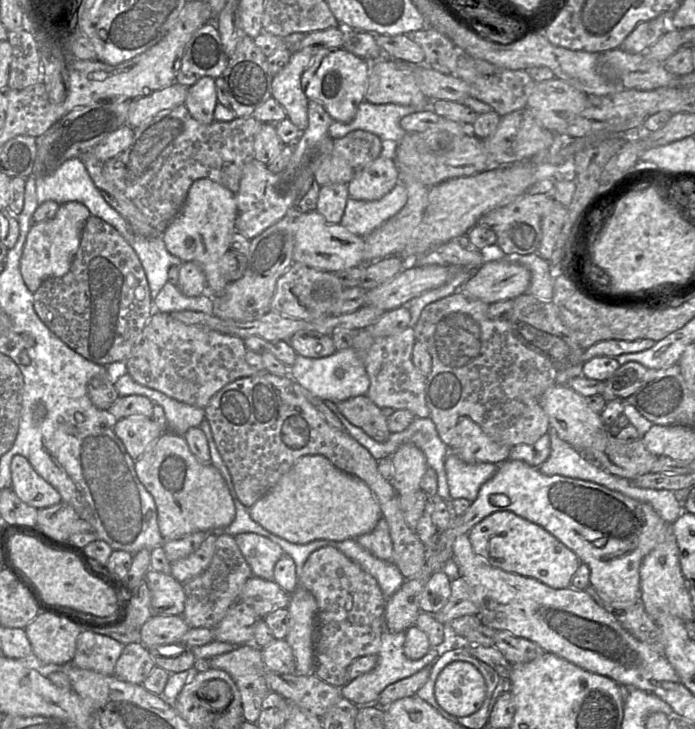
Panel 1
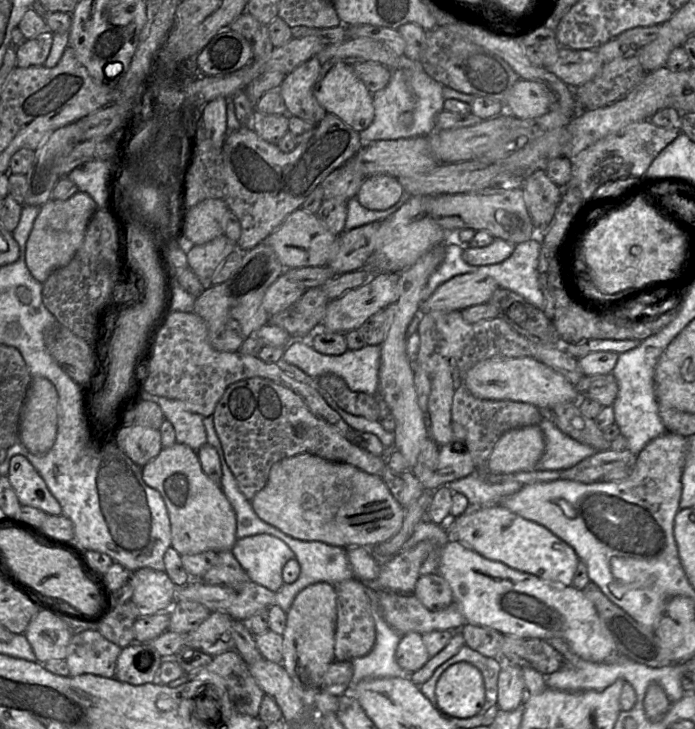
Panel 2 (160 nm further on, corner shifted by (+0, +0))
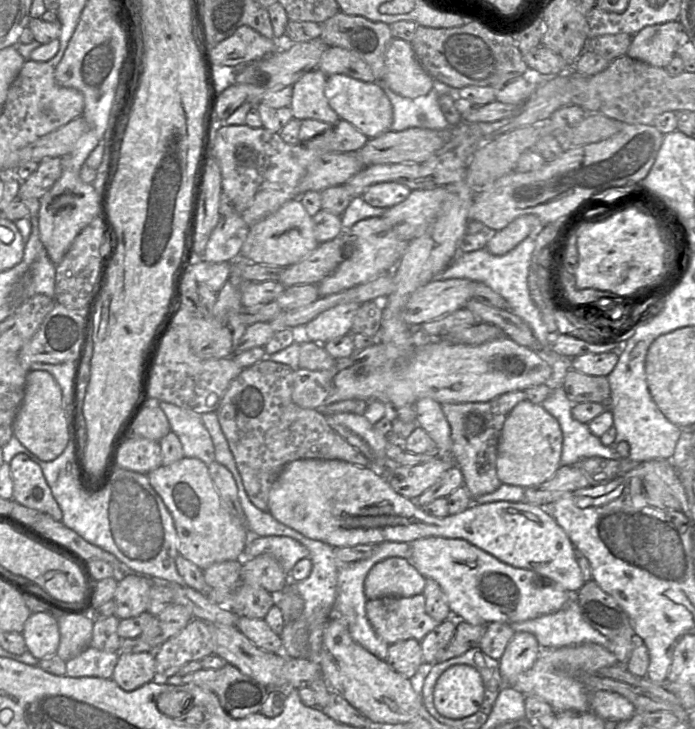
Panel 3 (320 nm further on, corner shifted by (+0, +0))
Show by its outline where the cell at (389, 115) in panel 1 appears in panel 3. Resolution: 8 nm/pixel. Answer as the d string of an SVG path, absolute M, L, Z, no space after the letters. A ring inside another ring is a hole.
M385 82L378 83L393 108L393 122L389 131L399 132L408 128L445 130L449 127L449 122L440 108L435 87L425 96L410 99L396 94Z

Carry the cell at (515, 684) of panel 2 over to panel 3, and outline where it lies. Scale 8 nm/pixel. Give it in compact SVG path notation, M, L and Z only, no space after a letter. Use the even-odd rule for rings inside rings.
M515 632L499 661L499 671L504 685L512 685L516 677L529 670L542 648L529 632Z

